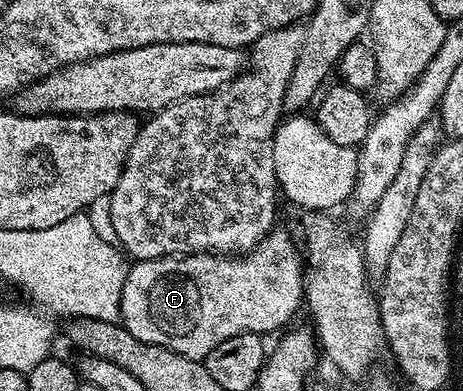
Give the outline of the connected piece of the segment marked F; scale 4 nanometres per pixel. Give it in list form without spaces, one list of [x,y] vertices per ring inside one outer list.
[[[272,229],[254,250],[242,256],[181,254],[136,261],[135,266],[128,269],[121,288],[119,322],[133,332],[137,340],[145,340],[145,344],[157,344],[181,356],[200,360],[205,360],[209,352],[213,352],[217,344],[229,340],[229,336],[268,336],[274,330],[282,331],[305,302],[305,258],[296,239],[286,229],[279,229]]]

